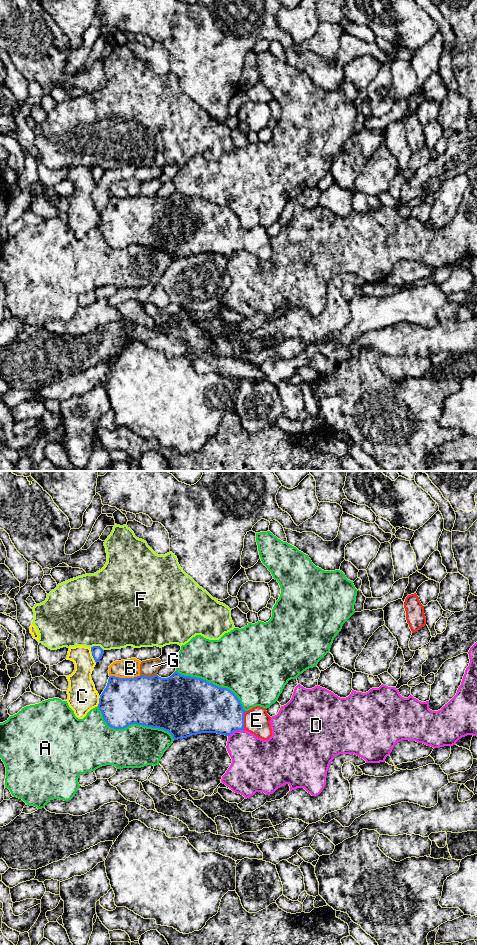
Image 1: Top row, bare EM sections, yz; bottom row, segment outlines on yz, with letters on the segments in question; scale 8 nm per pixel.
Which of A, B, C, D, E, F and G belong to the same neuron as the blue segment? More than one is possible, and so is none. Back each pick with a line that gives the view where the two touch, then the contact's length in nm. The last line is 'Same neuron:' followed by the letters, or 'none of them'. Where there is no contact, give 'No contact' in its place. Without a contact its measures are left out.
E: Touches blue in yz. Shared border 150 nm
Same neuron: E

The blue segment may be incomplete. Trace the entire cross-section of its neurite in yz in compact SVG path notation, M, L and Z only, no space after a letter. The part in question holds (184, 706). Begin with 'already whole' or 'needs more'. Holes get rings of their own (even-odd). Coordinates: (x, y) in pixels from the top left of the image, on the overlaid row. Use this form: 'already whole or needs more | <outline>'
needs more | M177 671L168 678L158 675L134 678L110 676L100 695L98 708L111 728L124 729L131 724L159 728L168 731L174 740L201 733L230 736L238 730L246 730L263 740L272 736L271 717L265 708L256 706L245 711L231 690Z

